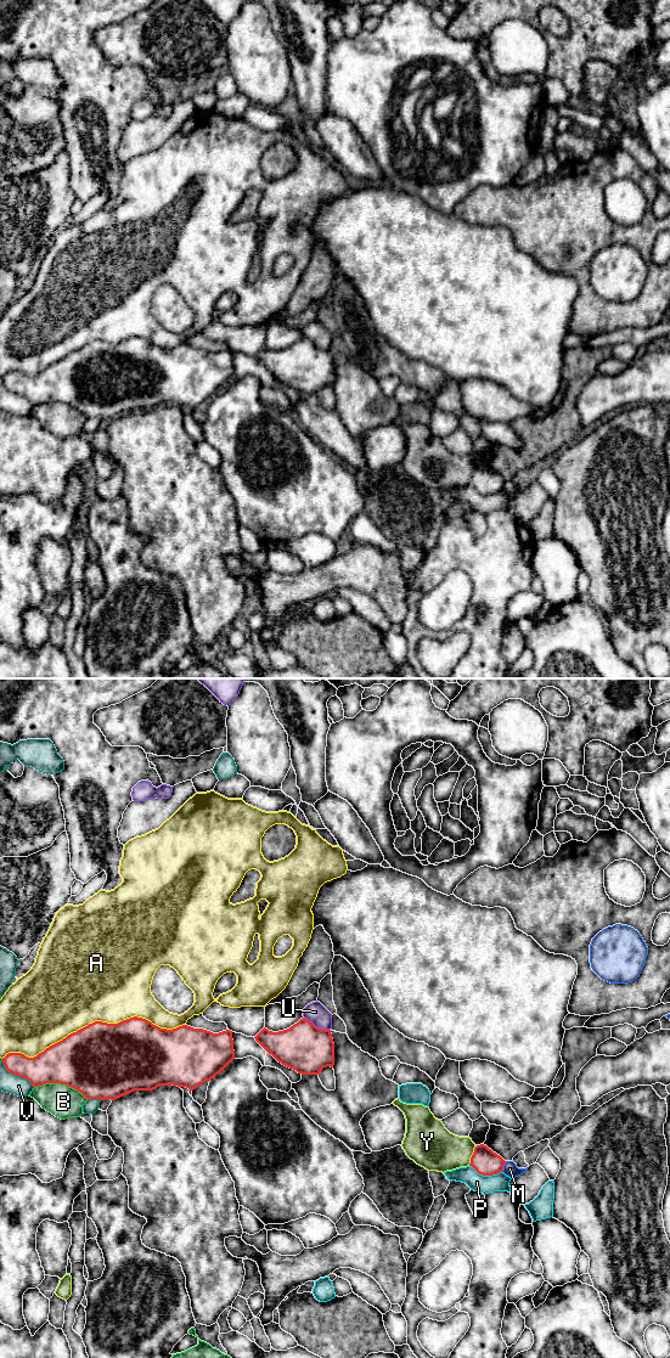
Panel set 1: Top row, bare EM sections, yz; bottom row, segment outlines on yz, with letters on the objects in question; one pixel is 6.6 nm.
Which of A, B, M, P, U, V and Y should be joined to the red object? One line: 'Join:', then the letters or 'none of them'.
Join: none of them

